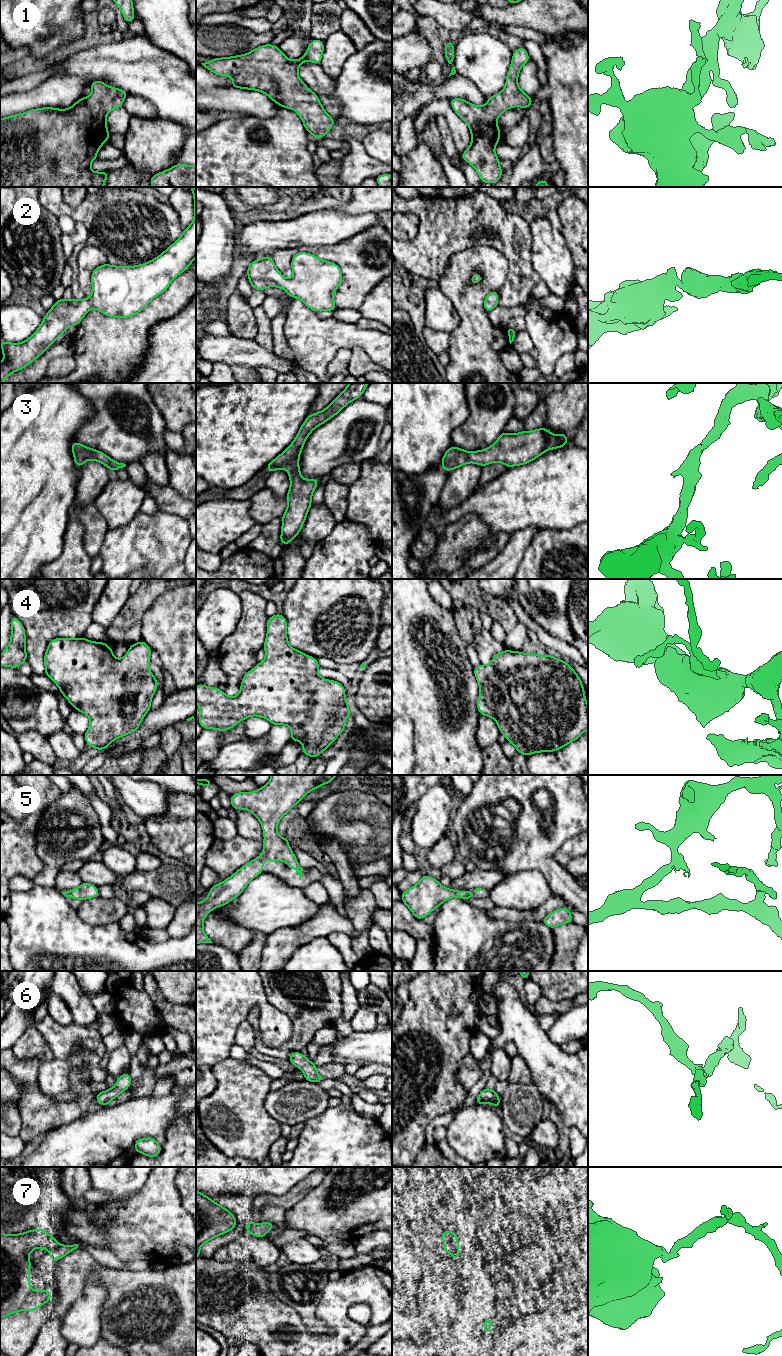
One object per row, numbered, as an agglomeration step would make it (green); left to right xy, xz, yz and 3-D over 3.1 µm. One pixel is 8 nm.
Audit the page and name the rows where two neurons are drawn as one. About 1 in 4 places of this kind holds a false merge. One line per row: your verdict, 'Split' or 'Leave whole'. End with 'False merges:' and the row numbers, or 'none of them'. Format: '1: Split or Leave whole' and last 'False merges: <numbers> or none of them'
1: Leave whole
2: Leave whole
3: Leave whole
4: Leave whole
5: Leave whole
6: Leave whole
7: Split
False merges: 7

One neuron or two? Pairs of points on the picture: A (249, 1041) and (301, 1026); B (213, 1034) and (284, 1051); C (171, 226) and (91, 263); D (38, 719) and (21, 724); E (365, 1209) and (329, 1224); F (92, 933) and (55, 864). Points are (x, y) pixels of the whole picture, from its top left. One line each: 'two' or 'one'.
A: two
B: two
C: two
D: one
E: one
F: two

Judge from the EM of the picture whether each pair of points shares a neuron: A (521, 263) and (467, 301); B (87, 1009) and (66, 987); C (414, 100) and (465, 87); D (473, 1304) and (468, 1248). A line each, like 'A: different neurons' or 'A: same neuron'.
A: different neurons
B: same neuron
C: same neuron
D: same neuron

